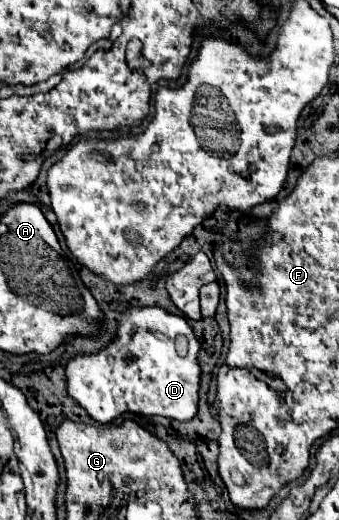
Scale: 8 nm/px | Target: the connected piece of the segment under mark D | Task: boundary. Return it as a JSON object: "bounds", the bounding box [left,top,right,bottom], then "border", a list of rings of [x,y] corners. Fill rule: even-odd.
{"bounds":[65,307,201,423],"border":[[[129,307],[129,311],[123,313],[123,319],[121,319],[121,325],[119,325],[119,331],[117,331],[117,339],[115,339],[107,349],[103,349],[103,351],[99,351],[99,353],[95,353],[95,355],[77,355],[77,357],[73,357],[73,359],[67,363],[67,367],[65,367],[65,371],[67,371],[67,391],[69,391],[69,395],[71,395],[75,401],[79,401],[79,405],[81,405],[97,423],[111,423],[113,419],[117,419],[119,415],[123,415],[123,413],[127,413],[127,411],[129,411],[129,413],[147,415],[147,417],[151,417],[151,415],[161,415],[161,417],[169,417],[169,419],[175,419],[175,421],[189,421],[189,419],[193,419],[193,415],[197,415],[197,401],[199,401],[199,385],[201,385],[201,367],[199,367],[199,361],[197,361],[199,349],[201,349],[201,345],[199,345],[199,341],[195,339],[193,329],[189,327],[187,319],[183,319],[183,317],[179,317],[179,315],[171,315],[171,313],[167,313],[167,311],[159,309],[159,307]],[[179,335],[185,335],[187,341],[189,341],[189,345],[187,345],[187,355],[179,355],[179,353],[177,353],[175,341],[177,341]]]}

